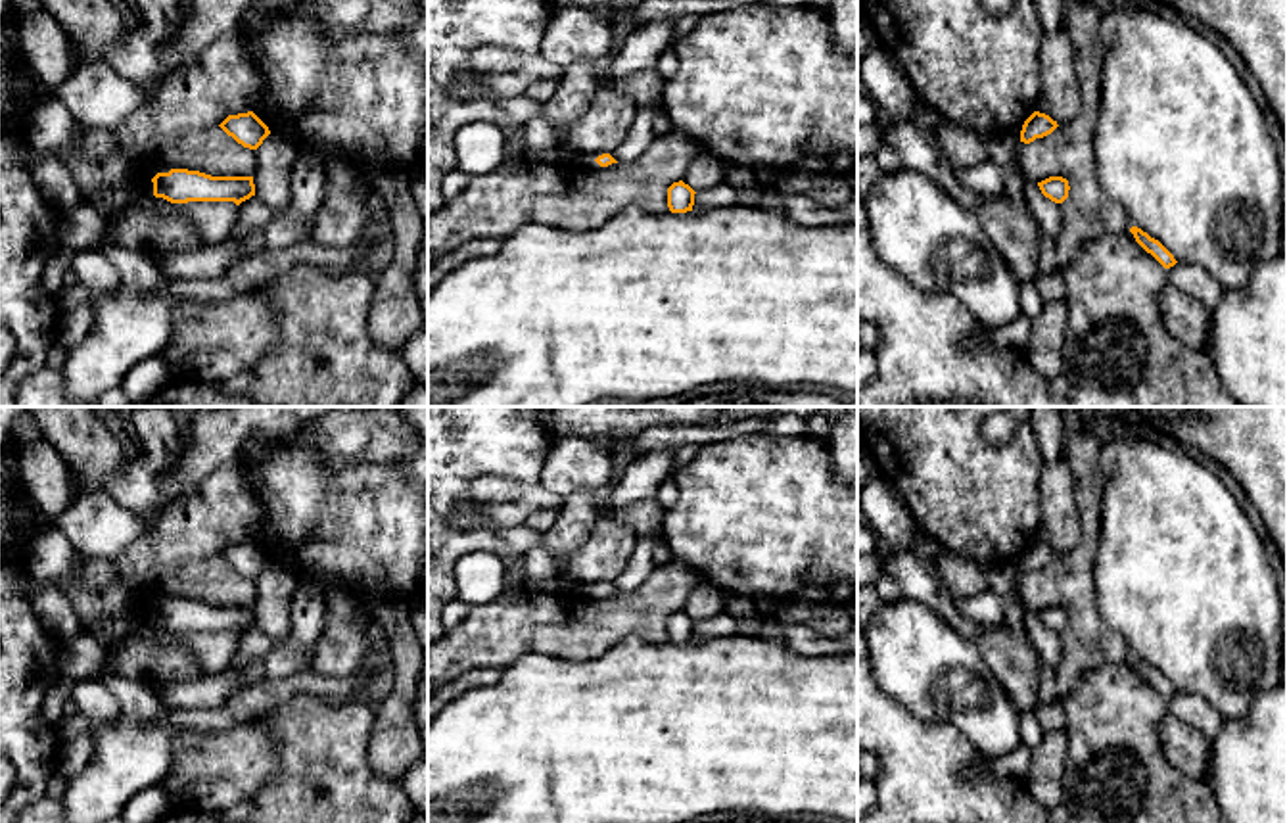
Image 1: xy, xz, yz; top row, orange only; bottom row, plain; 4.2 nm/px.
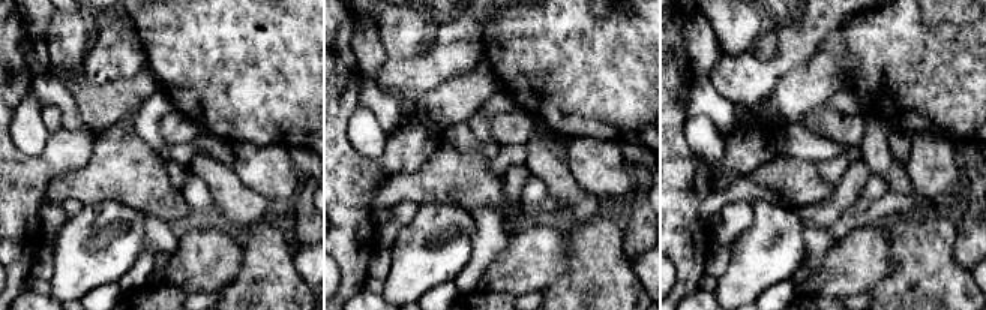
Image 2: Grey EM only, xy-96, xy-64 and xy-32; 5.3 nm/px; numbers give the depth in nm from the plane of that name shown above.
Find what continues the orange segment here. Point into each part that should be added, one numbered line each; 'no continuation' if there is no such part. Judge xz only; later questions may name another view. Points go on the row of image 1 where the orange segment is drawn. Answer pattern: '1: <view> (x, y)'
1: xz (639, 139)

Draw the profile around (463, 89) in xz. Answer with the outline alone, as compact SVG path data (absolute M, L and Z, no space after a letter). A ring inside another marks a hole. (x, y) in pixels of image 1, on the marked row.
M472 73L466 79L453 81L451 94L456 100L478 100L491 96L491 92L483 86L481 77Z

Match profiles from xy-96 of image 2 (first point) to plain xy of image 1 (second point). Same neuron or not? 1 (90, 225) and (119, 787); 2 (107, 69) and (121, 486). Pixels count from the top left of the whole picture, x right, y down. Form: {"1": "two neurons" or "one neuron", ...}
{"1": "one neuron", "2": "two neurons"}

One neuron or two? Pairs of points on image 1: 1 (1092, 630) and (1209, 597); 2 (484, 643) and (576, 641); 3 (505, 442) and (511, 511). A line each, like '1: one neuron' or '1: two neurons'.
1: two neurons
2: one neuron
3: one neuron

